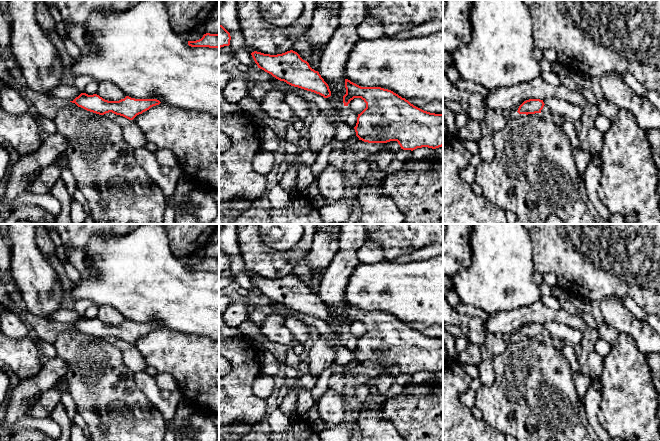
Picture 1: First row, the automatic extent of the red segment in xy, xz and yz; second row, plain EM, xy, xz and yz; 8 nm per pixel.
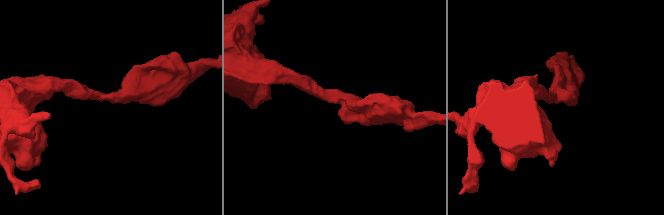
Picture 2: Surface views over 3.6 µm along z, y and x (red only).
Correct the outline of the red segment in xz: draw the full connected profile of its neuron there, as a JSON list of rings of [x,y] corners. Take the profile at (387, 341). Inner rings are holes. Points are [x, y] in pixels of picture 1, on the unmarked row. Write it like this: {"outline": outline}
{"outline": [[[345,303],[345,312],[344,330],[348,330],[354,322],[361,322],[366,327],[354,351],[359,364],[368,367],[397,365],[401,373],[411,375],[422,371],[436,373],[443,370],[443,338],[424,335],[393,315],[381,311],[361,311]]]}

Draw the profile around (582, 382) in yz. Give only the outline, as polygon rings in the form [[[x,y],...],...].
[[[579,372],[573,373],[573,380],[575,383],[575,388],[581,405],[581,413],[583,414],[583,401],[587,389],[591,383],[591,379],[589,377],[584,376],[581,372]]]

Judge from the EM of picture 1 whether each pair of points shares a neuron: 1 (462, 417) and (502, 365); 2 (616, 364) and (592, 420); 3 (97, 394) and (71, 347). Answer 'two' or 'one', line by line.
1: two
2: two
3: one

